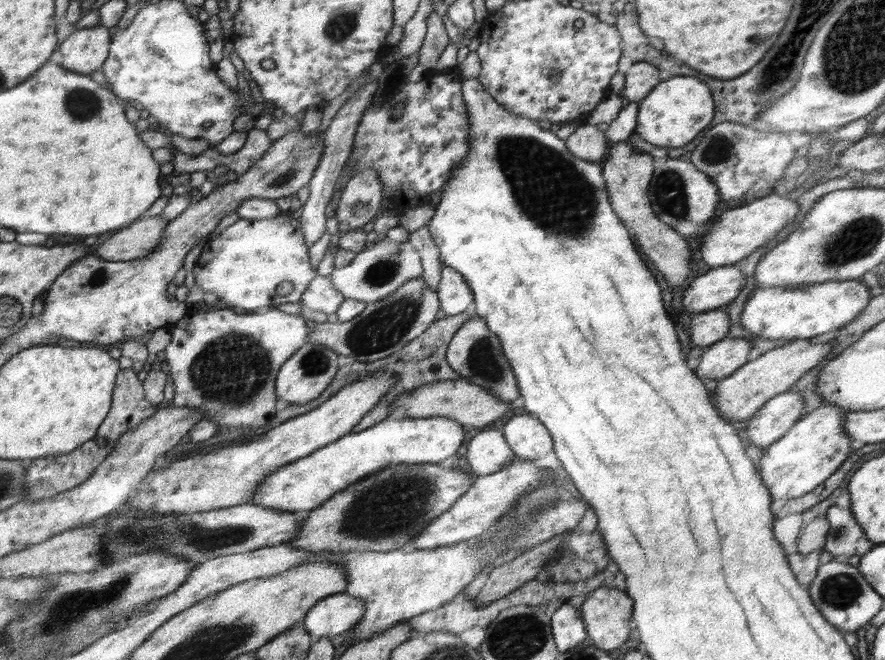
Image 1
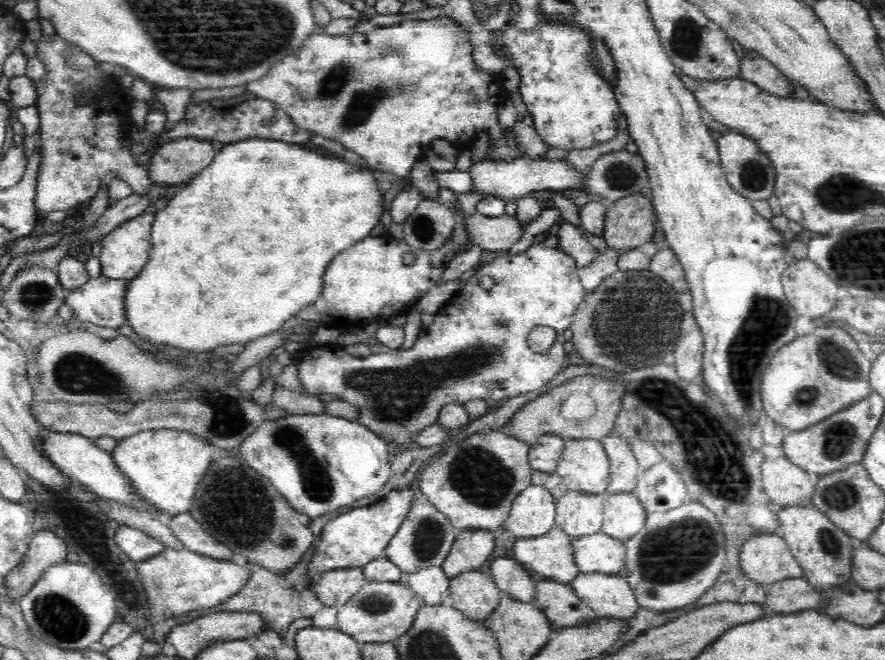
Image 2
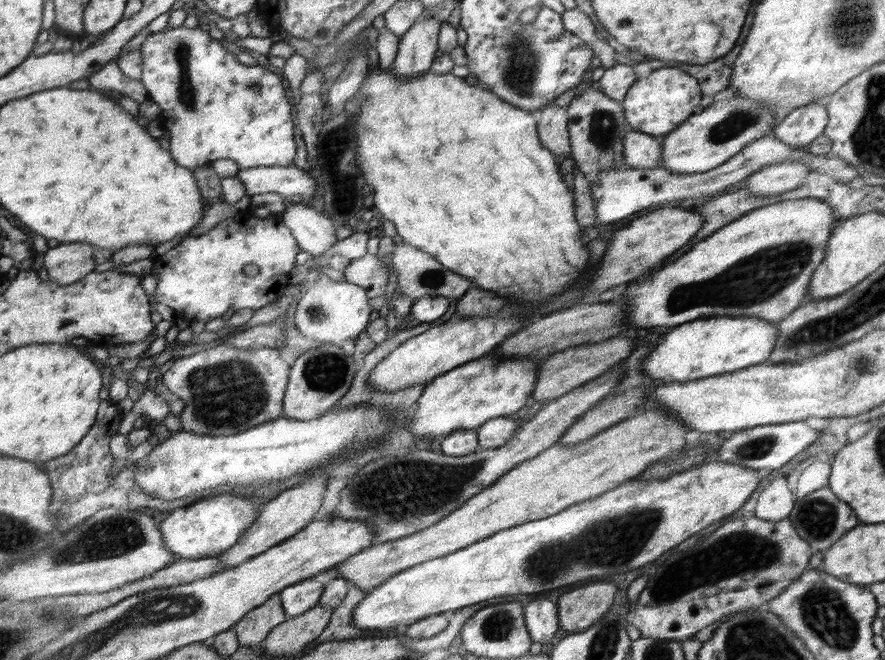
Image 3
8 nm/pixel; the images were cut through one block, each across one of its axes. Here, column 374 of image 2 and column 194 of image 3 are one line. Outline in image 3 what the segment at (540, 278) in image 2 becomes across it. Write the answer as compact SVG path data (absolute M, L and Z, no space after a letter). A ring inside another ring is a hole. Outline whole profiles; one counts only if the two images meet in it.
M218 345L199 353L182 357L166 374L166 386L185 400L186 408L180 418L183 429L198 435L214 437L237 436L248 429L284 416L283 398L289 379L290 364L273 348L238 348Z

